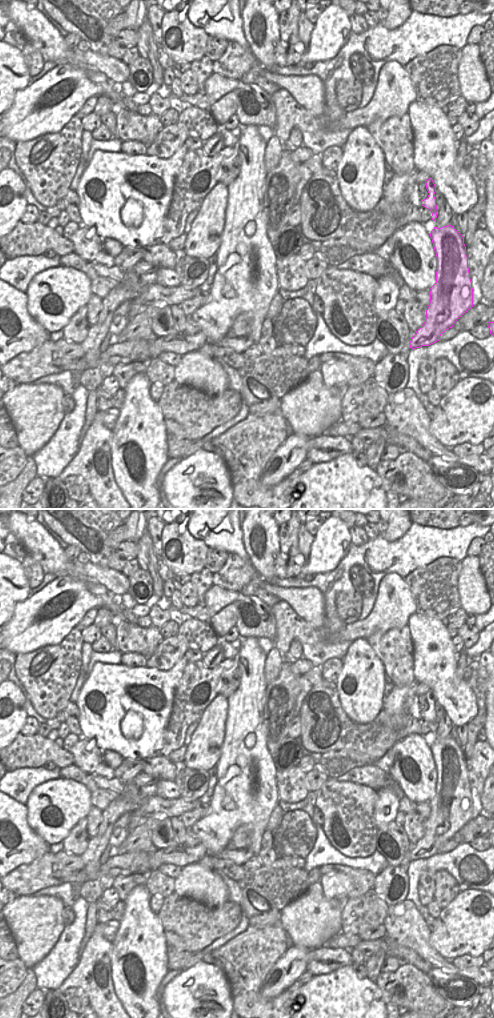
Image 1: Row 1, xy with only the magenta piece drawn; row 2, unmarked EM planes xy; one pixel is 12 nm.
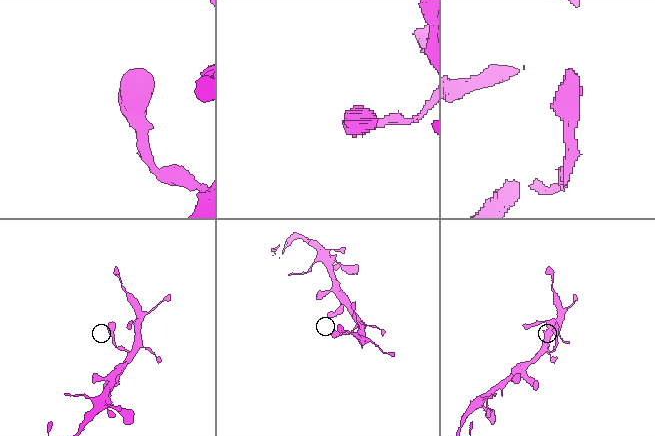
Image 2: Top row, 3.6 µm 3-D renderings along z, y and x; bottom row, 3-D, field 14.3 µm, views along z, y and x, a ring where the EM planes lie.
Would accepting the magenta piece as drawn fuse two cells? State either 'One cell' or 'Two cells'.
One cell.

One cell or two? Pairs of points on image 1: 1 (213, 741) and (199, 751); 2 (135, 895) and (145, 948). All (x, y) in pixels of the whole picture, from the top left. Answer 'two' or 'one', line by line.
1: one
2: one

